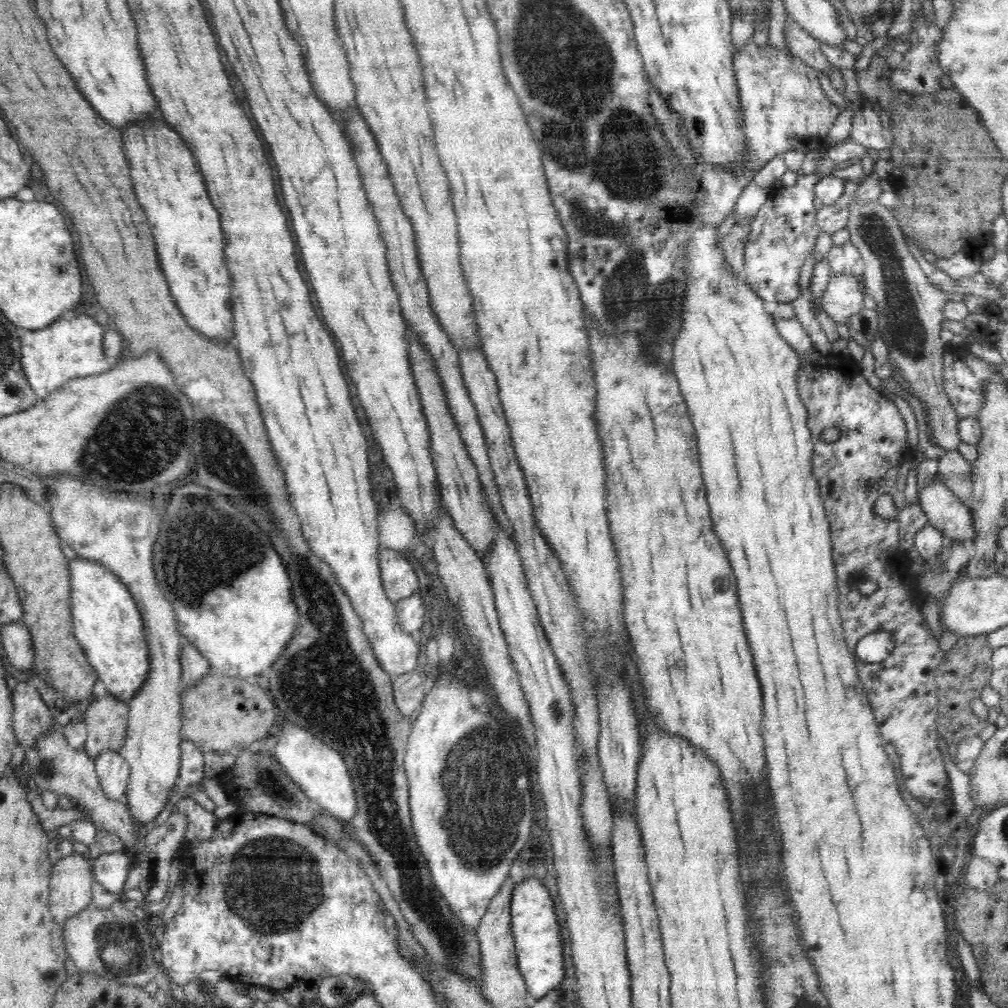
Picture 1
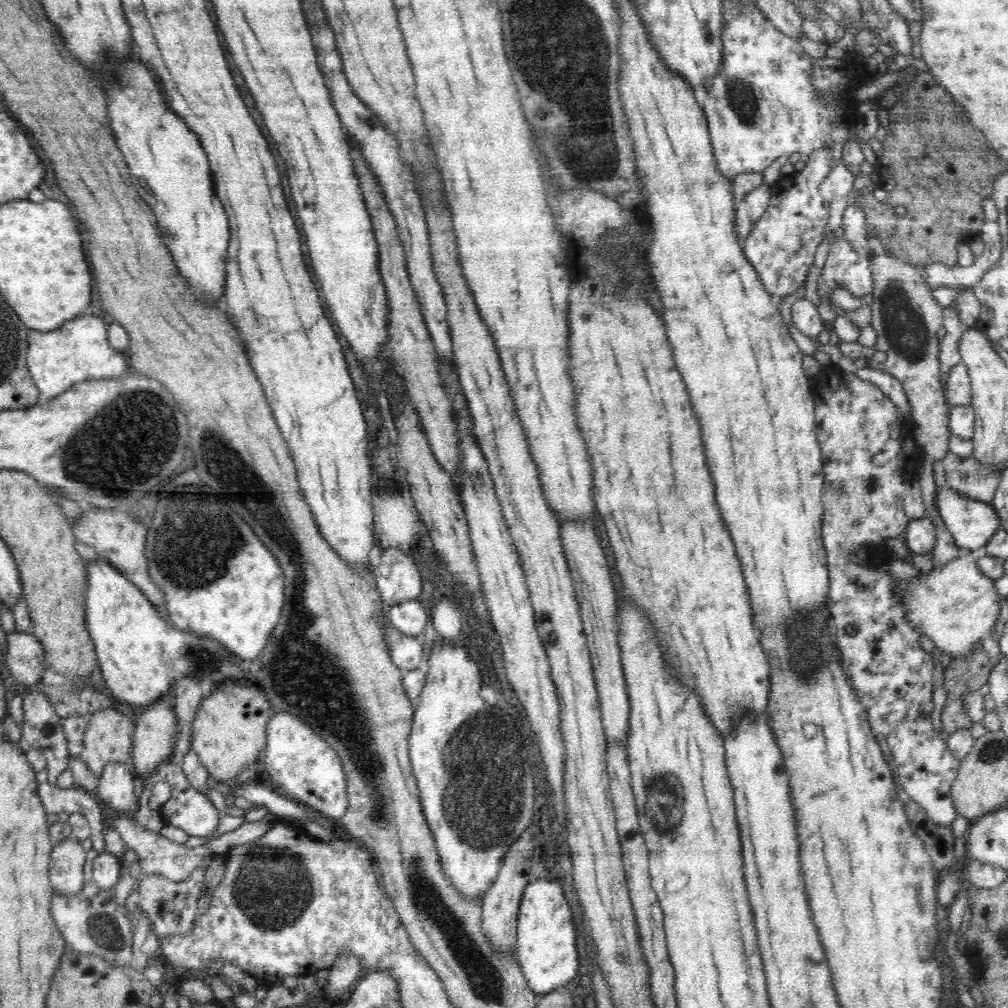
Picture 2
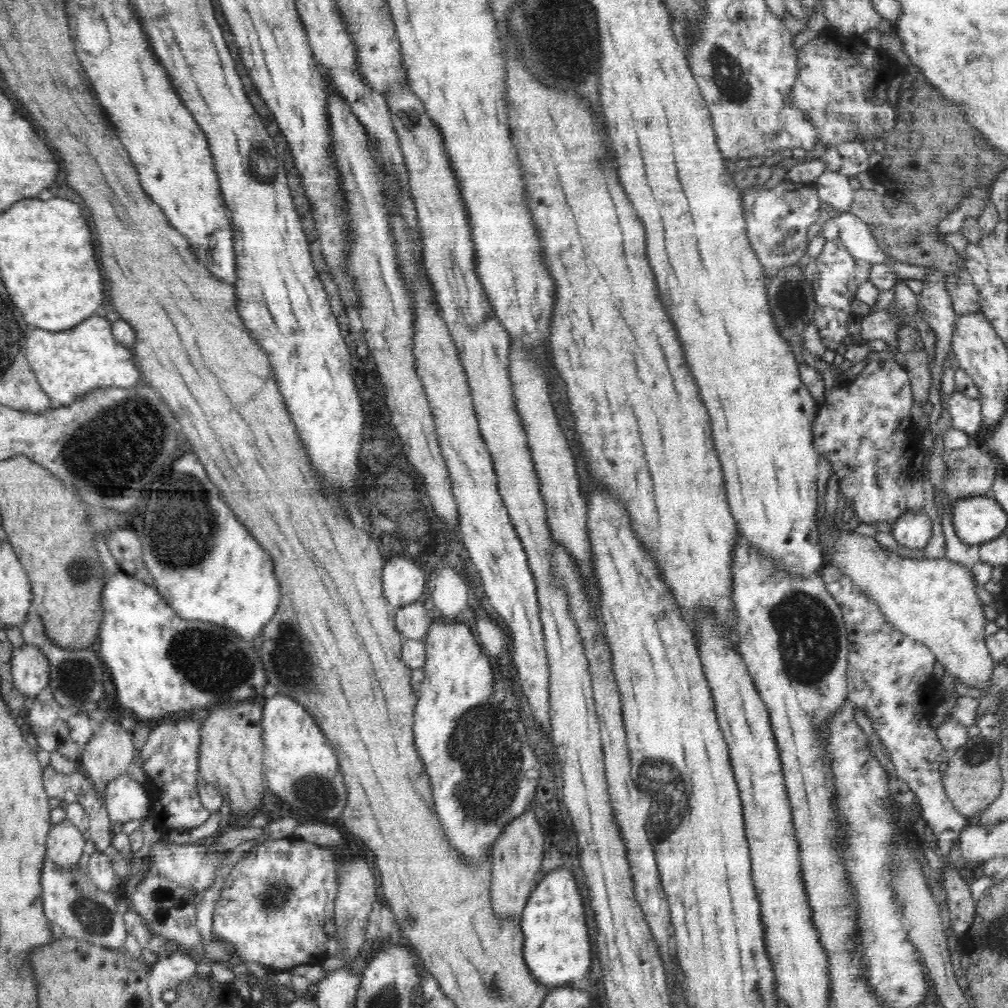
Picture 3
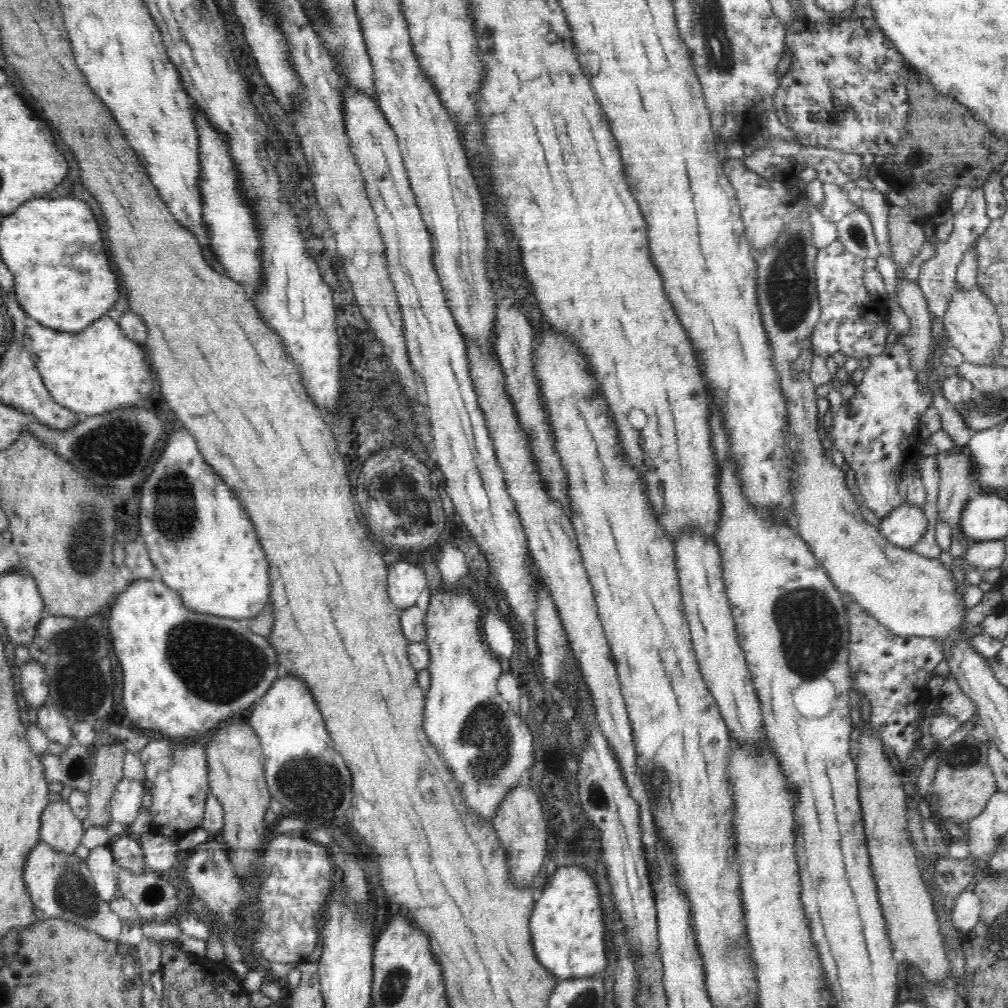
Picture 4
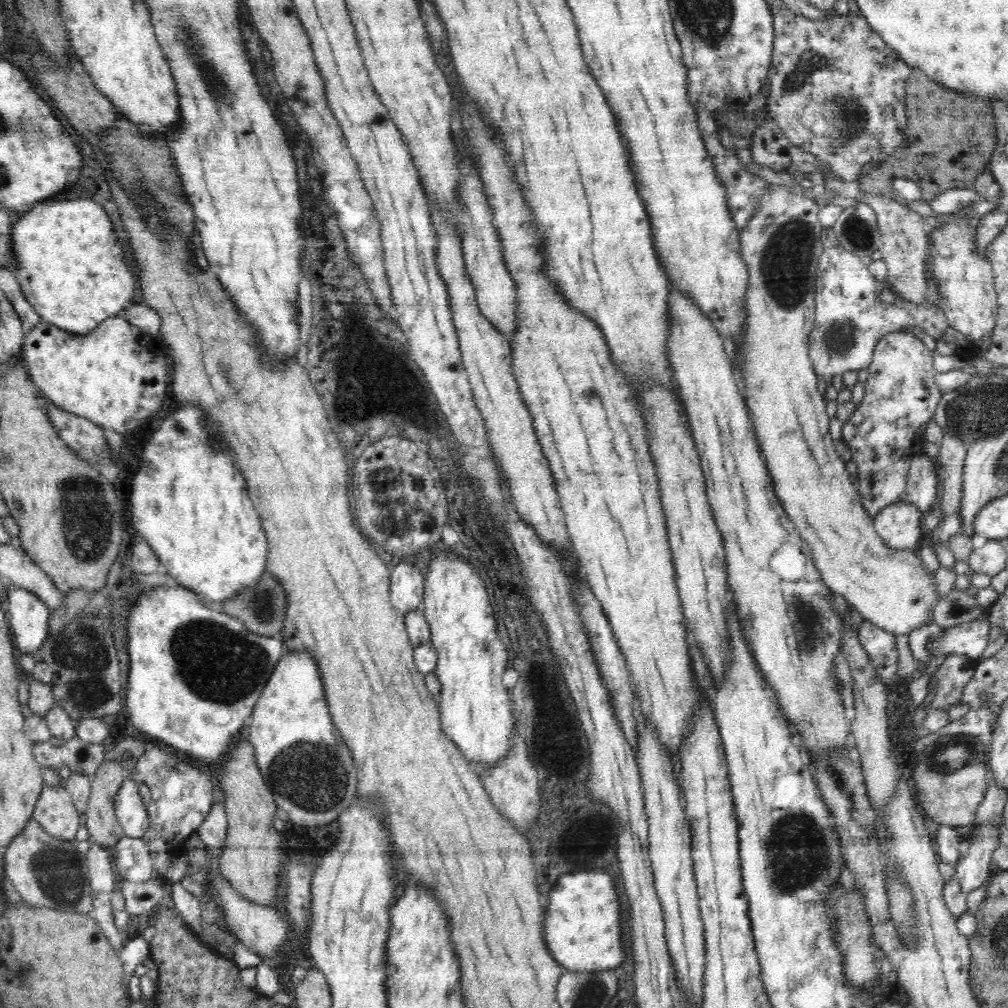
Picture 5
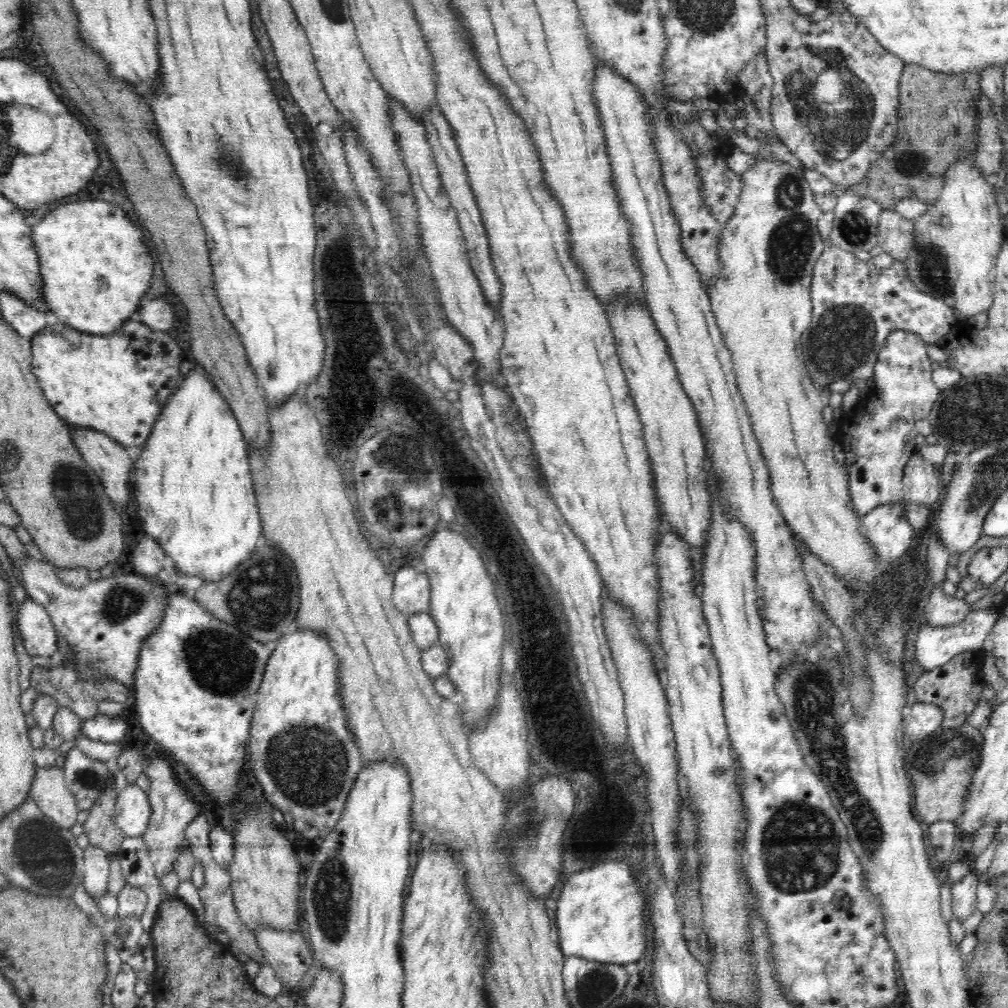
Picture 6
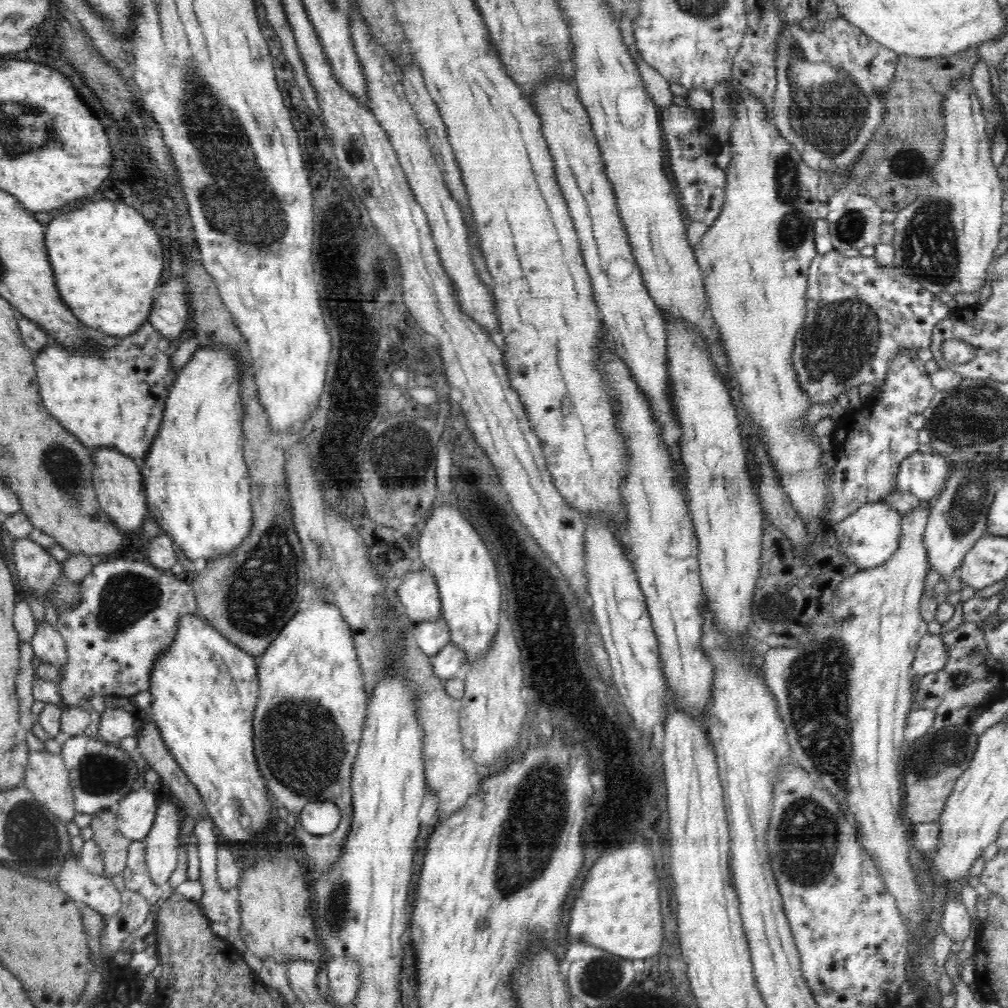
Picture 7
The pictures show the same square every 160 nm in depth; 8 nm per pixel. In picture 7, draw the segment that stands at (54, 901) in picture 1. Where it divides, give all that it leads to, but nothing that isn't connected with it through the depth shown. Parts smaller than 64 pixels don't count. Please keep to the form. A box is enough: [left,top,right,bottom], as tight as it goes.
[23,752,75,823]

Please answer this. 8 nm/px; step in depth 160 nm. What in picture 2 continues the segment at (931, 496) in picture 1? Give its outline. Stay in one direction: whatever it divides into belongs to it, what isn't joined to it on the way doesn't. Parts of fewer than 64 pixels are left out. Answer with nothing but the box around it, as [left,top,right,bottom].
[936,486,1001,550]

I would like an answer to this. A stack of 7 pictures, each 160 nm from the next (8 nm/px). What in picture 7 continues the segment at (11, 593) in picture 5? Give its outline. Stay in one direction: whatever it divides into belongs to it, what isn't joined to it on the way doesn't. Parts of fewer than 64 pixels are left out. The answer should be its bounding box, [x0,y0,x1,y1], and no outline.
[31,620,68,672]

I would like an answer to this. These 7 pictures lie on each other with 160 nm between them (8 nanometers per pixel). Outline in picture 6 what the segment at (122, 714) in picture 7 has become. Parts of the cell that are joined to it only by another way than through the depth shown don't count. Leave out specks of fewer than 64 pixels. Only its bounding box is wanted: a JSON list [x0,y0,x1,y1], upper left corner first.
[81,714,128,743]

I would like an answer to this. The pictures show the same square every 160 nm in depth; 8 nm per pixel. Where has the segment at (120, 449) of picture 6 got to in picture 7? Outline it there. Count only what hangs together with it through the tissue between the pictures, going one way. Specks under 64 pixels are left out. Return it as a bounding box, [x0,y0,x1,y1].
[89,447,149,533]

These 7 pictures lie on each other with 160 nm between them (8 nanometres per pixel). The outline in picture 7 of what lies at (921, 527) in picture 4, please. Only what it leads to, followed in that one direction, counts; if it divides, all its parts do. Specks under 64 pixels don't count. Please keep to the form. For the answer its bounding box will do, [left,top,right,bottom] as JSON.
[832,501,901,569]

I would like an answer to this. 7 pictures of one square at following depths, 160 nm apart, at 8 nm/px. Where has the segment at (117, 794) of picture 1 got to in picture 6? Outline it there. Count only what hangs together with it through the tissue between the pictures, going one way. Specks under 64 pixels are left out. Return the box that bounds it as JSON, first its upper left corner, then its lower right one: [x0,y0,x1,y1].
[115,784,151,837]

